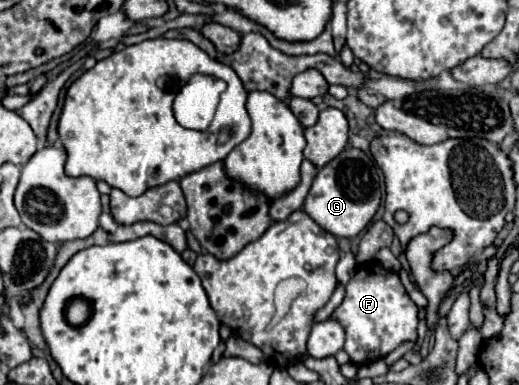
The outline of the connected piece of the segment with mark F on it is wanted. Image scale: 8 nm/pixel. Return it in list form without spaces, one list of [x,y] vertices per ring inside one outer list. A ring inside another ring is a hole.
[[[376,260],[358,266],[356,274],[346,284],[342,304],[328,316],[328,320],[336,320],[344,328],[344,350],[358,366],[388,356],[402,342],[416,342],[420,322],[418,306],[410,300],[398,272],[382,268]]]

